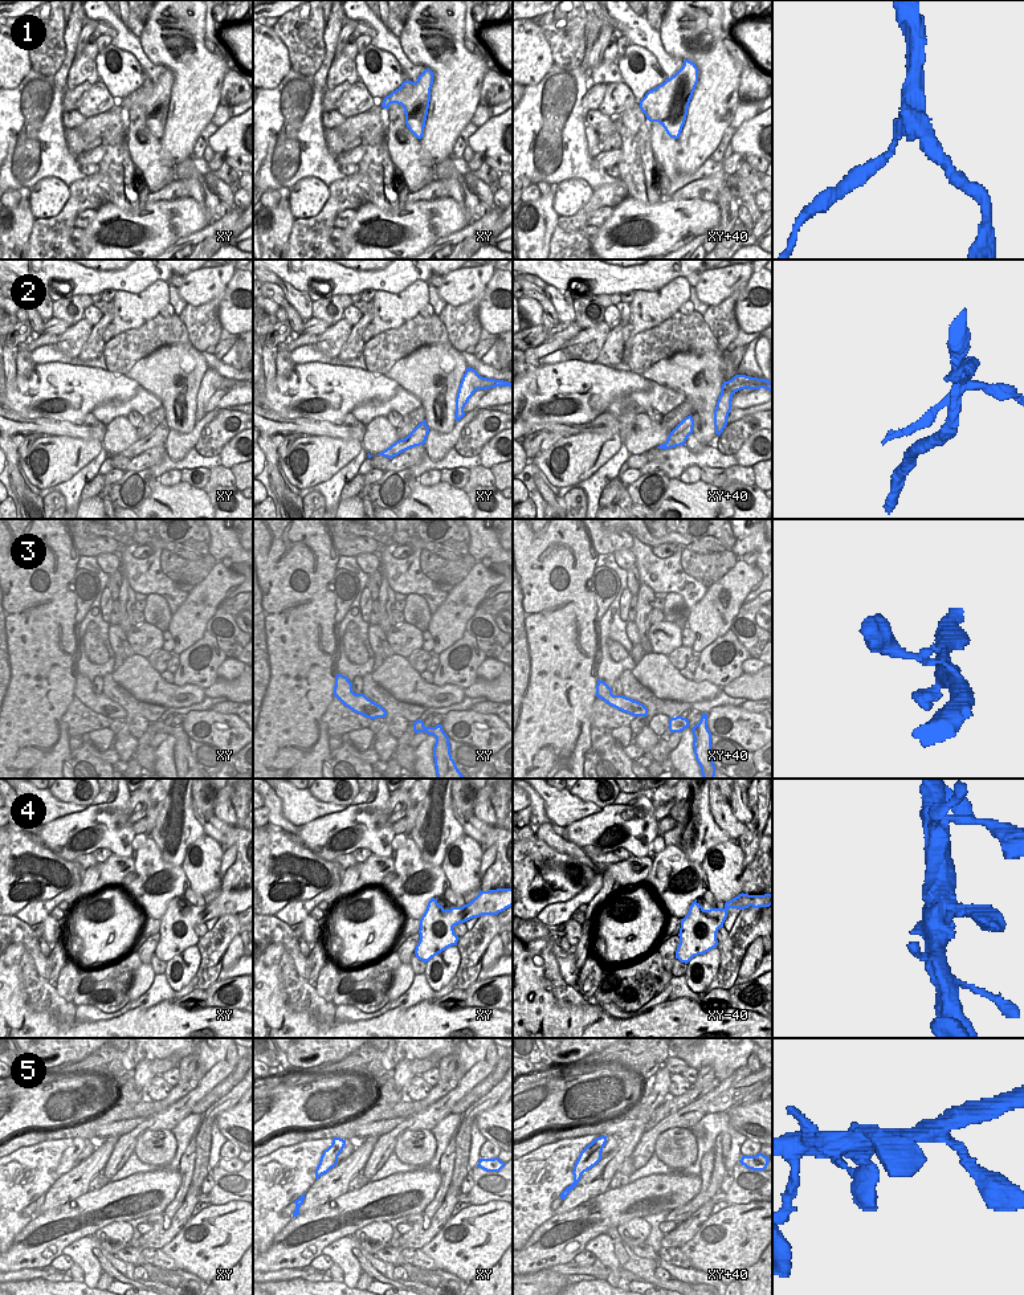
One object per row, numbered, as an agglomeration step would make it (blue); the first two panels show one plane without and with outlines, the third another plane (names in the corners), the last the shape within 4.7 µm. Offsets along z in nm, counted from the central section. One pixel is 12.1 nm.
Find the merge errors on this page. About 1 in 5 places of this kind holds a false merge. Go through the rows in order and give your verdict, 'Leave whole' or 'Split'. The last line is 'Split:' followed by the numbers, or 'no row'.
1: Leave whole
2: Split
3: Leave whole
4: Leave whole
5: Leave whole
Split: 2.

